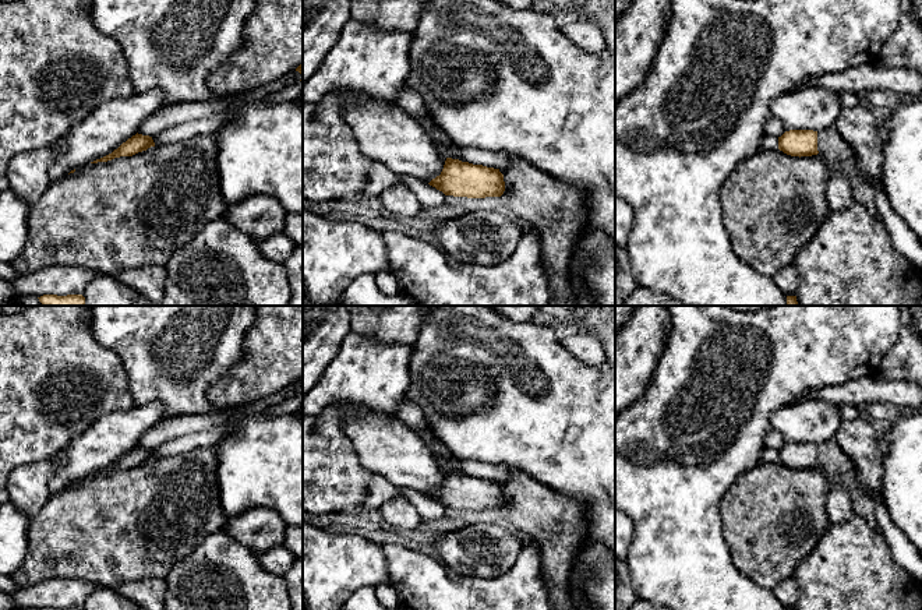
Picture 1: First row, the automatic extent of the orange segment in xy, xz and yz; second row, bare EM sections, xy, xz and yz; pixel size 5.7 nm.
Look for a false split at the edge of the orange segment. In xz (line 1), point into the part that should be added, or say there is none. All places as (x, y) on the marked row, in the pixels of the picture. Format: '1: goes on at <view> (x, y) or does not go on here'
1: does not go on here

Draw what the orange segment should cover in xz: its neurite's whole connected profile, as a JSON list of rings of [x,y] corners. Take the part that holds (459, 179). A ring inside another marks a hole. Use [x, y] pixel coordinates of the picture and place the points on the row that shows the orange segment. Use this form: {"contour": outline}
{"contour": [[[446,158],[441,174],[428,184],[445,195],[467,198],[501,197],[505,191],[504,174],[499,169],[452,158]]]}

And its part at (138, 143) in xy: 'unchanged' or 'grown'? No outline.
unchanged

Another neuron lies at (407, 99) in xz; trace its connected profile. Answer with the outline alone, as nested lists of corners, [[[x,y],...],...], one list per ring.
[[[405,87],[396,98],[396,105],[414,119],[430,114],[421,96],[409,87]]]

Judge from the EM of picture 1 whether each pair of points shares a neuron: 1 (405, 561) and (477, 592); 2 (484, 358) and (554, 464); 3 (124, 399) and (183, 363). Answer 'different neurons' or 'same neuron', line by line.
1: same neuron
2: same neuron
3: different neurons

